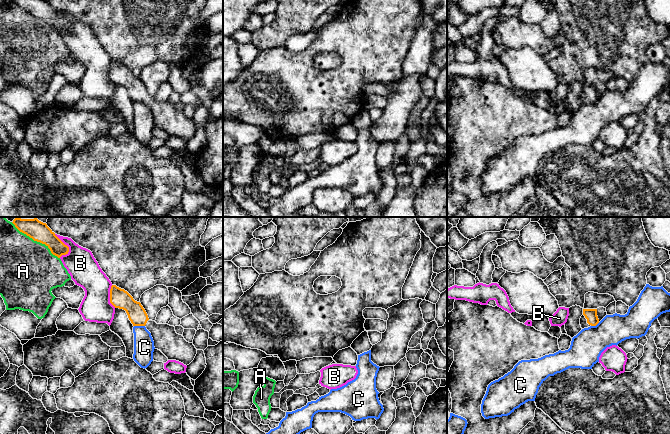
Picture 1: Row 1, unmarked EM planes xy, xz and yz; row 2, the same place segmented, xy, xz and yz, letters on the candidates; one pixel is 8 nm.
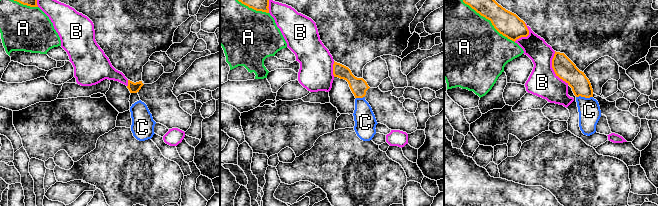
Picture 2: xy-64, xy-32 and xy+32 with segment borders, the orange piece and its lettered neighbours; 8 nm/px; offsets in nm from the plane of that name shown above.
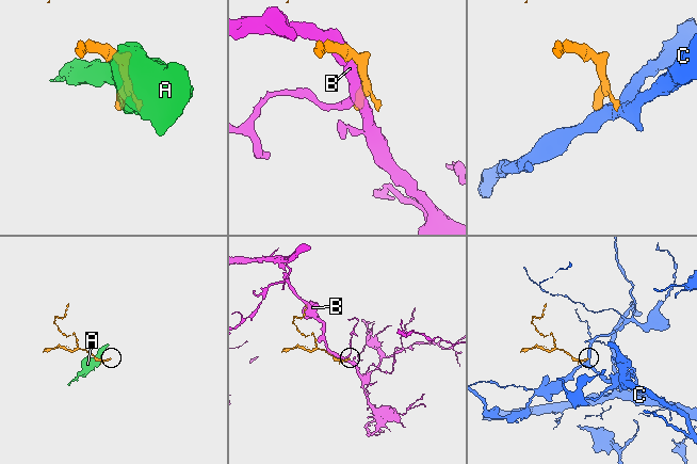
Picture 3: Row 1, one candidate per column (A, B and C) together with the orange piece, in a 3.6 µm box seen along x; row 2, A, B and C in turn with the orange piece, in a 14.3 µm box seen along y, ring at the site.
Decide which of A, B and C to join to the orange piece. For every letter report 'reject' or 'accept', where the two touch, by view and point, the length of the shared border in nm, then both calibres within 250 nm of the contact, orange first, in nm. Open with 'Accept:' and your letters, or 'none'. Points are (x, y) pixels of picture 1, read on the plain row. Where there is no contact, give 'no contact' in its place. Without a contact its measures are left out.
Accept: none
A: reject | xy (37, 17) | 460 nm | 150/460 nm
B: reject | xy (64, 20) | 200 nm | 150/240 nm
C: reject | xy (139, 101) | 90 nm | 150/160 nm

